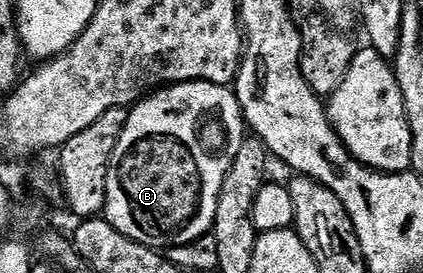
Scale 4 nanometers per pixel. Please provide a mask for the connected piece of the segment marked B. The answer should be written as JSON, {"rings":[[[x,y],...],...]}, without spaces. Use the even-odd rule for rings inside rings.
{"rings":[[[180,82],[151,93],[130,110],[128,124],[124,124],[116,152],[112,152],[110,157],[106,177],[106,221],[124,232],[124,236],[159,252],[165,252],[172,246],[183,246],[211,233],[224,176],[228,176],[228,168],[247,136],[246,119],[230,86],[217,86],[211,82]],[[213,114],[222,125],[222,147],[218,151],[209,150],[202,143],[202,125]]]}

